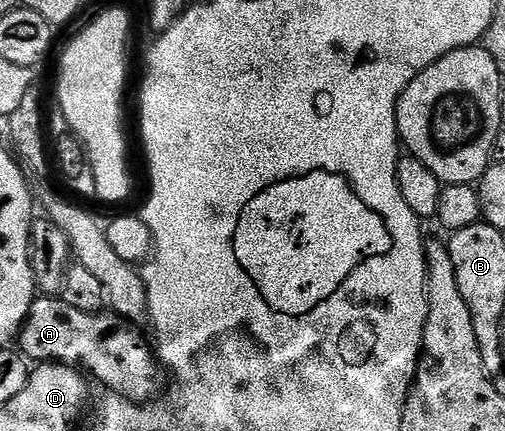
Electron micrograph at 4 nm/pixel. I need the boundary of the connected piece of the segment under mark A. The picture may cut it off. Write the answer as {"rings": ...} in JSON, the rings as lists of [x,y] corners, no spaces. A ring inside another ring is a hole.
{"rings":[[[39,295],[36,296],[35,301],[31,305],[31,309],[27,312],[27,317],[23,321],[23,328],[19,330],[19,336],[17,338],[17,349],[20,354],[28,362],[31,363],[54,363],[57,365],[70,365],[72,367],[82,367],[92,378],[96,377],[97,380],[100,381],[103,385],[108,385],[109,388],[112,389],[115,393],[120,393],[122,400],[127,403],[143,403],[148,399],[154,398],[156,396],[155,393],[155,384],[158,383],[159,377],[155,374],[155,369],[157,370],[157,359],[155,355],[152,353],[150,348],[147,349],[143,346],[143,341],[139,338],[138,328],[135,327],[123,327],[127,329],[119,329],[119,325],[121,326],[120,318],[116,317],[114,313],[110,311],[100,311],[97,313],[86,313],[85,311],[77,311],[77,307],[69,307],[69,303],[65,303],[58,296],[55,295]]]}

